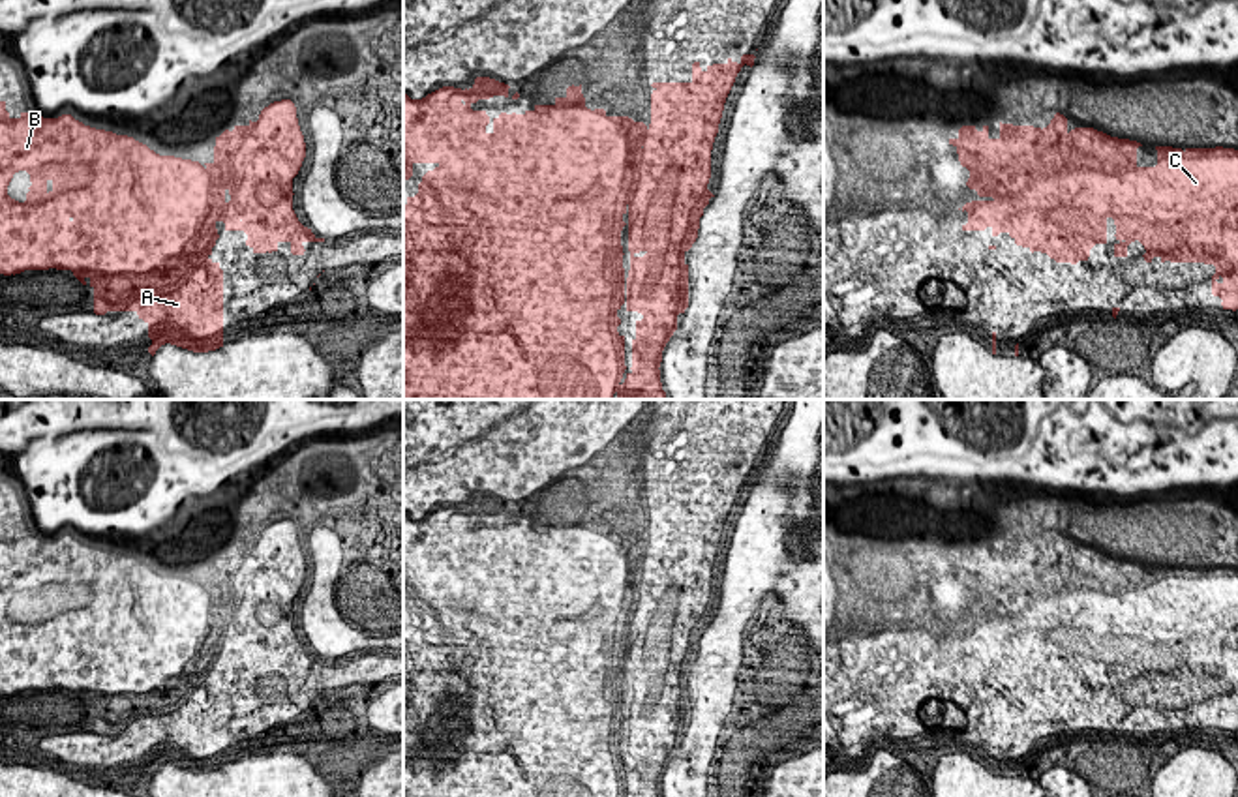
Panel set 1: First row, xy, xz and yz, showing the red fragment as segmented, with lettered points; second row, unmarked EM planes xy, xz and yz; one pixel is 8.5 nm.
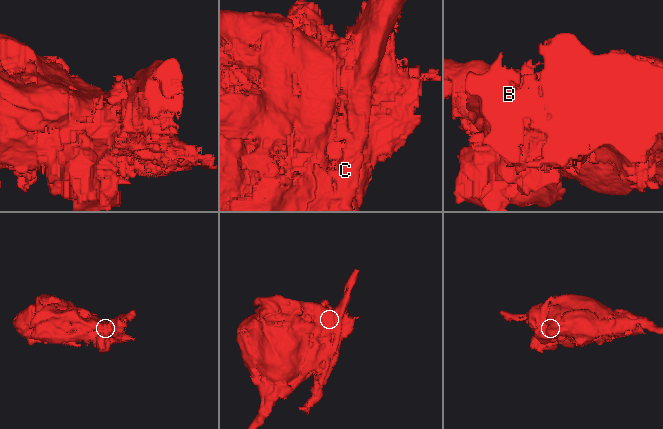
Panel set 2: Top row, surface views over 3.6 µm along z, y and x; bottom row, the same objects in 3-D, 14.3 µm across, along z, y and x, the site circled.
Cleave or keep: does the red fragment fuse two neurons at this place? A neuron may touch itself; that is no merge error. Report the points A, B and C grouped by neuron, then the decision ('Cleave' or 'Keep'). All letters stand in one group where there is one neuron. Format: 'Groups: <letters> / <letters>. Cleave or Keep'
Groups: A B / C. Cleave

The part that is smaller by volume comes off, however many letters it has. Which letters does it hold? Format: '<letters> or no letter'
C

